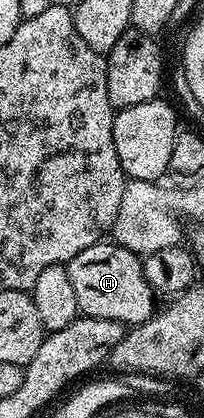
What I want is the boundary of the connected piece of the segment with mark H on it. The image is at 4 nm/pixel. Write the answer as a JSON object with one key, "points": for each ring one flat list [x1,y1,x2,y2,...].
{"points":[[113,241,83,249,67,266,78,312,90,319,110,319,126,325,146,323,155,313,155,292,141,268,142,260]]}

